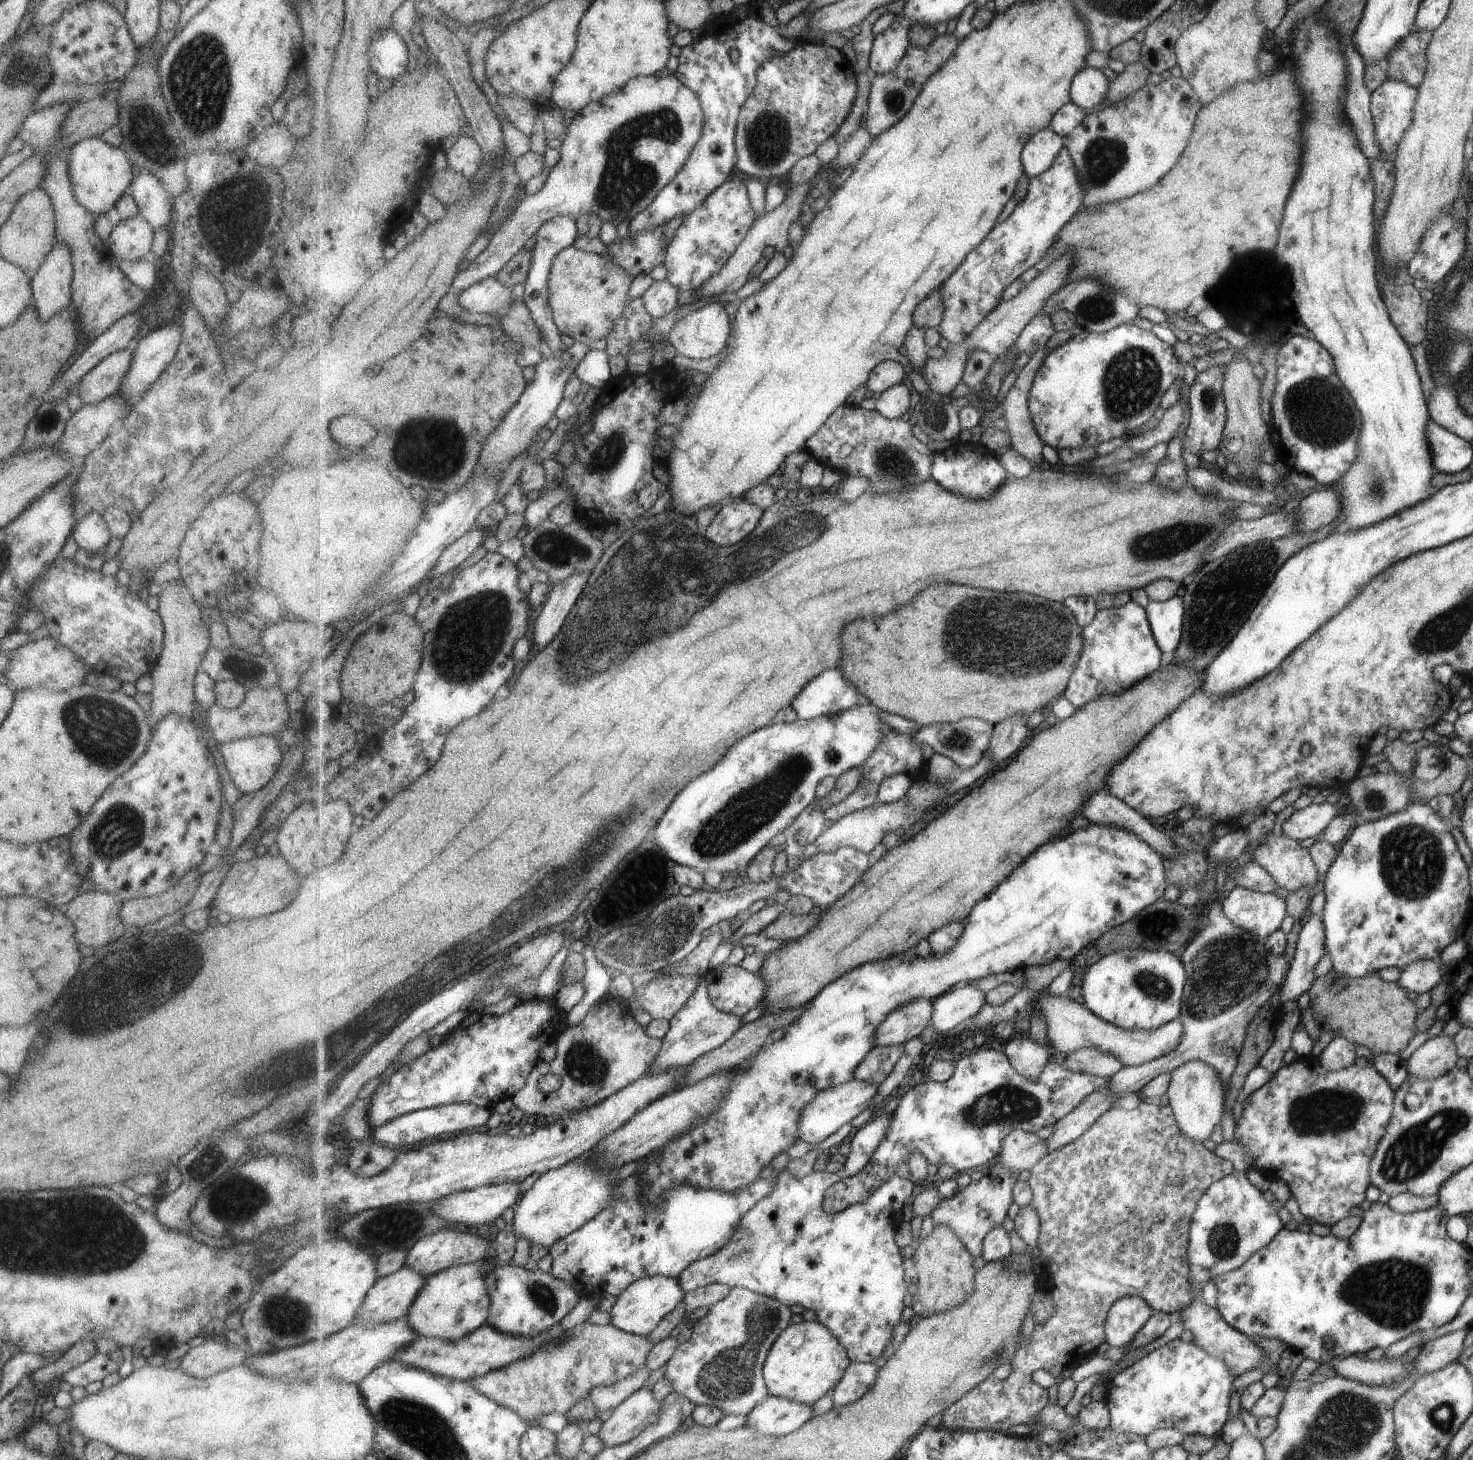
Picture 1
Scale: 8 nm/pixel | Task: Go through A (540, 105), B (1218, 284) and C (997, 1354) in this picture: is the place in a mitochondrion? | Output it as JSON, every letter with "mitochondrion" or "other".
{"A":"other","B":"mitochondrion","C":"mitochondrion"}

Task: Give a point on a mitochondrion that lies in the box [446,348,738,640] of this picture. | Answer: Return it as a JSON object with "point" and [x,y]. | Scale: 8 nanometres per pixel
{"point":[559,548]}

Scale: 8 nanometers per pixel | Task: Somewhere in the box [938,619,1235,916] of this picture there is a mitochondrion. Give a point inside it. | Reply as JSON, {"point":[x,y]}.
{"point":[955,740]}

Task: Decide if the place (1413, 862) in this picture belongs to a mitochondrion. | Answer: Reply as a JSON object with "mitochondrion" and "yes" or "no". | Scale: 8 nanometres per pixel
{"mitochondrion":"yes"}

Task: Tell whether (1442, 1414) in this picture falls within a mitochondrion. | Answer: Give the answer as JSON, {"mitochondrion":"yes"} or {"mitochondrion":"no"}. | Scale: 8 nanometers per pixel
{"mitochondrion":"yes"}

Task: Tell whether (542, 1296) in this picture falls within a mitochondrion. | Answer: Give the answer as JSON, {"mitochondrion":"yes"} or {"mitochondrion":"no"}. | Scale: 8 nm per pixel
{"mitochondrion":"yes"}

